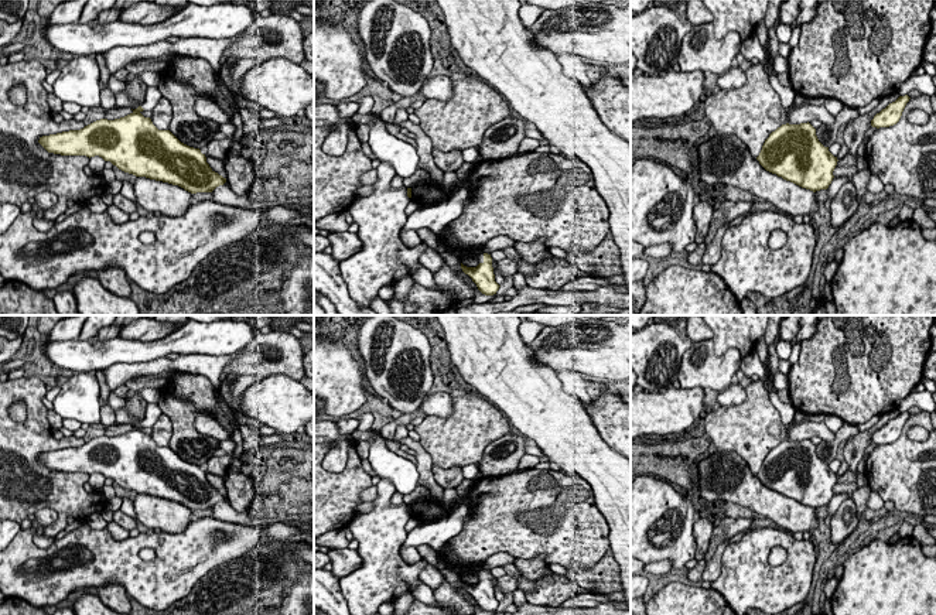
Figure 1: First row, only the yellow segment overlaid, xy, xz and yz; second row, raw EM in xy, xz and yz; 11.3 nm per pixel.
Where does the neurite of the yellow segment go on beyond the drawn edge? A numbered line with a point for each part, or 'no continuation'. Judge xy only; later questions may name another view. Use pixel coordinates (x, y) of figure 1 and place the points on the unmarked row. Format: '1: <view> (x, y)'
1: xy (153, 410)

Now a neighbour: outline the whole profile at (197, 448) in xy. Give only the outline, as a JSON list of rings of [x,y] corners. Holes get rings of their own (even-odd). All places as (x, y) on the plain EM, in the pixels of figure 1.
[[[161,394],[157,403],[172,424],[170,448],[184,461],[202,465],[215,457],[219,441],[195,430],[198,409],[185,397]]]

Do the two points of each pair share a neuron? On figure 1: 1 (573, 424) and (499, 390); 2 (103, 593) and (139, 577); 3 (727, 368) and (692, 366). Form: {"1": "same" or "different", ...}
{"1": "same", "2": "different", "3": "same"}

